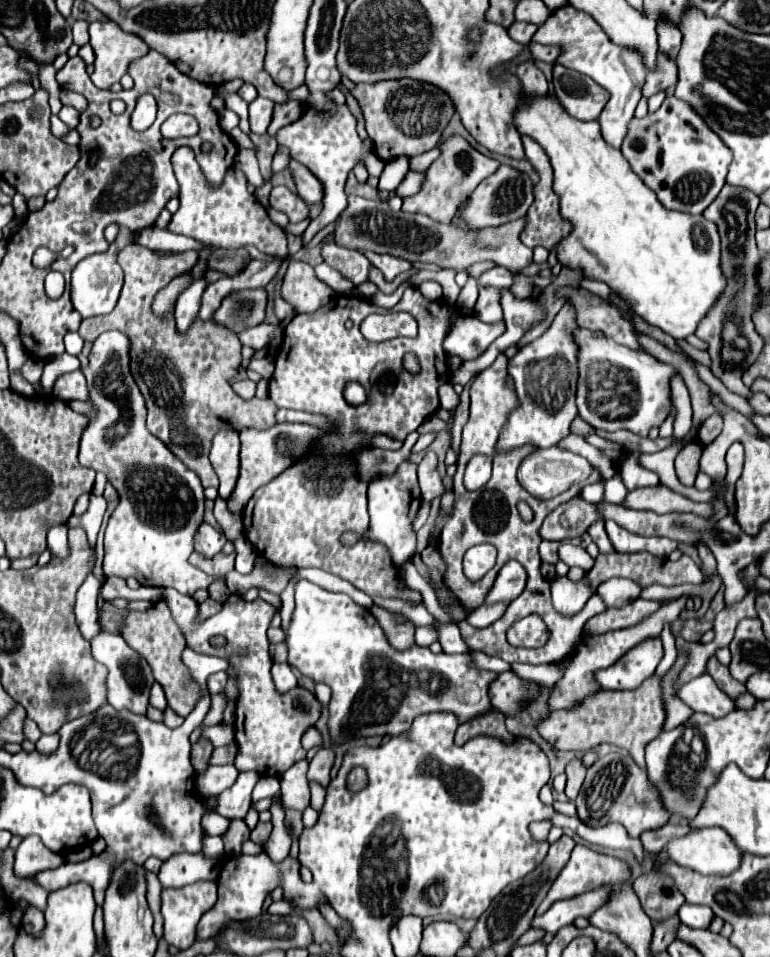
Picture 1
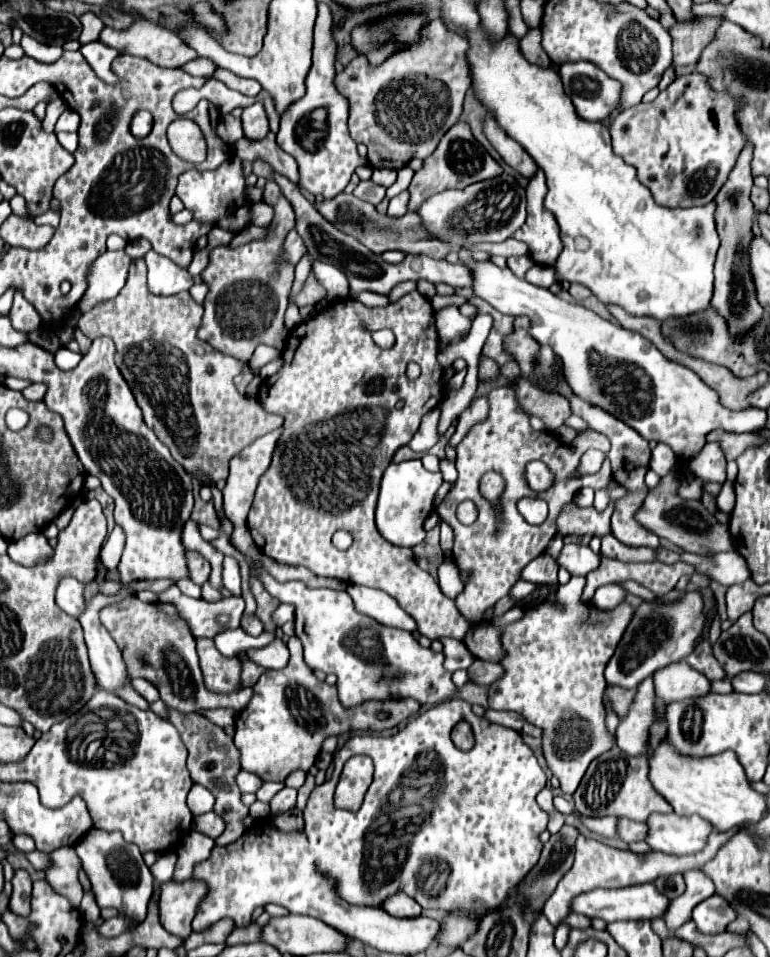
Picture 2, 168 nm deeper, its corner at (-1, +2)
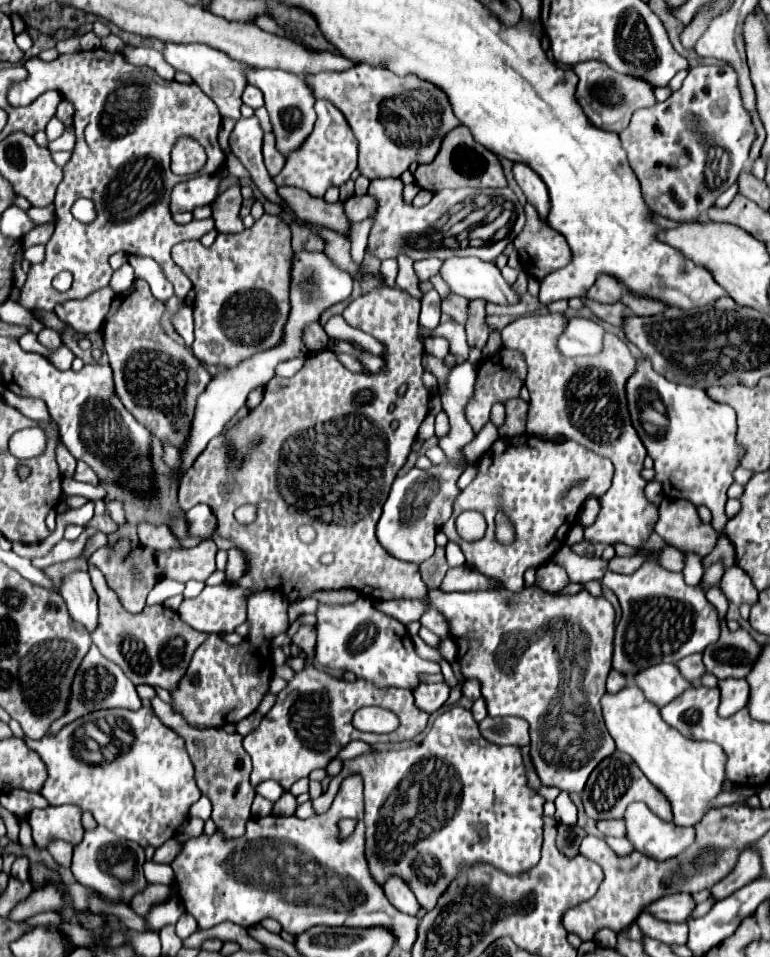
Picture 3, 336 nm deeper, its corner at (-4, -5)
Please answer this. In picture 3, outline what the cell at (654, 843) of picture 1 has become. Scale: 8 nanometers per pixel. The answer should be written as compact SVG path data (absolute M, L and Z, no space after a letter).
M602 820L598 822L598 830L604 836L614 836L614 838L624 838L624 820Z

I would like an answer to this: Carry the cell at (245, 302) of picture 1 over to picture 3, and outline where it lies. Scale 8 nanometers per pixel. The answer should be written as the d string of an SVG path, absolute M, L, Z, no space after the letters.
M264 214L260 220L254 222L252 228L246 228L240 234L218 234L214 244L210 248L202 246L198 240L190 240L190 242L180 242L172 248L172 258L176 260L176 264L186 272L186 276L192 280L194 288L196 288L196 302L194 302L194 344L192 350L196 354L198 360L202 360L208 366L218 366L218 368L234 368L234 364L240 364L240 360L246 360L248 356L254 356L256 352L264 352L268 348L276 348L276 344L280 344L280 340L284 338L284 324L288 322L288 310L290 310L290 282L292 282L292 260L294 260L294 252L290 248L290 226L276 214Z

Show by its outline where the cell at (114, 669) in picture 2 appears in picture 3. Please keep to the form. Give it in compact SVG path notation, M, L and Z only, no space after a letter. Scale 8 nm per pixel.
M88 572L68 574L60 586L60 596L66 602L72 620L82 624L88 632L94 632L98 624L98 598Z

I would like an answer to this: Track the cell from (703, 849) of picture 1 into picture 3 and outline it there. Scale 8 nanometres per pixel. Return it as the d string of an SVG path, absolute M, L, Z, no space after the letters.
M642 802L630 804L624 820L628 840L638 852L654 860L680 856L680 852L684 852L684 848L696 840L696 830L692 826L676 826L674 822L664 822L654 816Z

